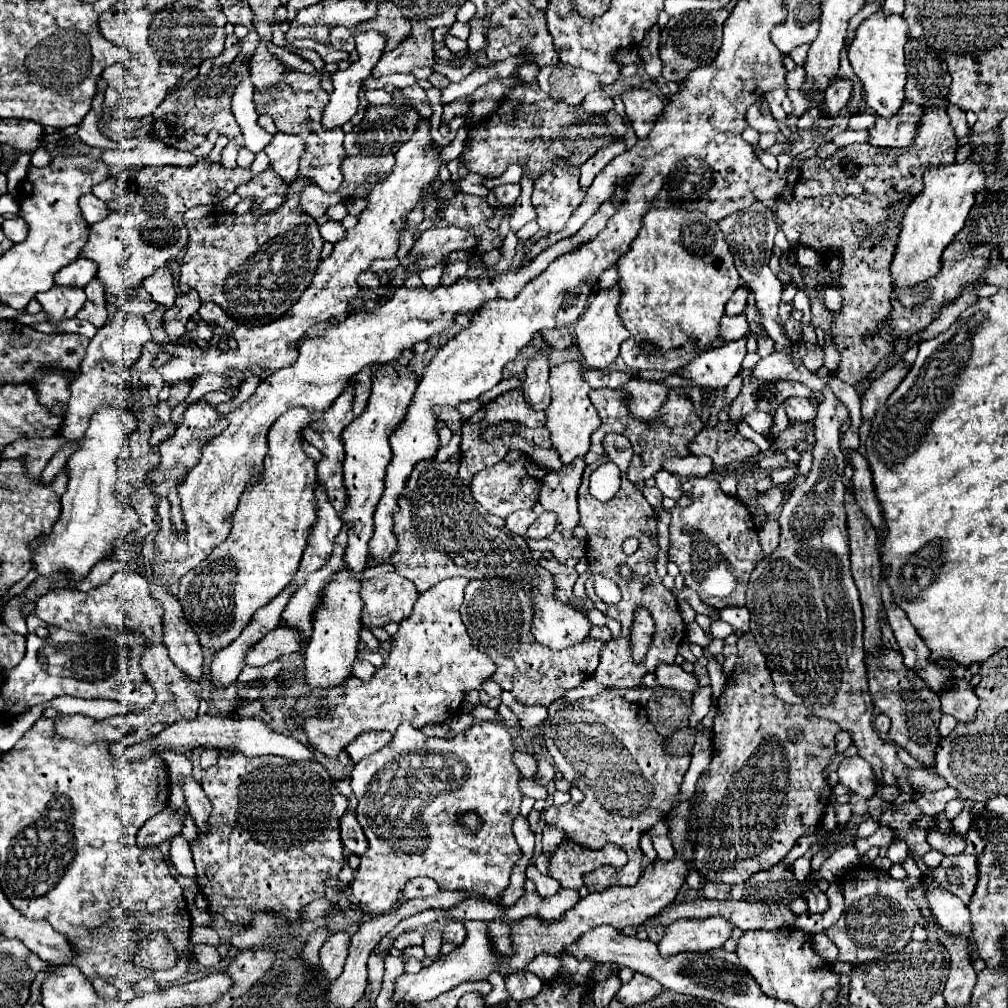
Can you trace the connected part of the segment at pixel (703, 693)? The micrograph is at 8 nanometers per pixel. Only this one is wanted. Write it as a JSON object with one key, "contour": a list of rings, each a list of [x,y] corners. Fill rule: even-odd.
{"contour":[[[702,686],[696,690],[692,700],[692,714],[690,714],[690,728],[694,728],[710,710],[710,698],[712,698],[712,686]]]}

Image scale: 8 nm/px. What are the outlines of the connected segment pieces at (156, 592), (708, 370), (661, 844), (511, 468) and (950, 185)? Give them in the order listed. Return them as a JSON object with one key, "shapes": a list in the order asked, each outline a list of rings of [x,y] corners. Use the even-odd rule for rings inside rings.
{"shapes":[[[[148,580],[150,594],[158,598],[164,606],[164,646],[168,648],[170,660],[194,682],[200,682],[202,678],[202,652],[198,636],[192,632],[190,624],[184,618],[180,602],[174,598],[174,594],[158,584],[156,580]]],[[[746,338],[726,342],[720,348],[712,348],[700,354],[688,368],[682,368],[678,374],[694,386],[720,390],[740,372],[740,364],[746,356]]],[[[667,836],[654,837],[652,842],[659,858],[669,860],[675,855],[672,842]]],[[[522,456],[520,462],[516,462],[516,464],[500,462],[496,466],[490,466],[490,468],[484,468],[482,472],[478,472],[472,480],[472,486],[470,486],[476,502],[500,518],[508,518],[518,508],[532,508],[534,502],[538,500],[540,480],[526,474],[526,470],[524,470],[526,462],[528,462],[528,456]]],[[[966,160],[962,164],[954,162],[950,166],[936,166],[924,172],[924,190],[912,200],[910,208],[904,214],[902,232],[898,236],[894,260],[892,260],[892,280],[894,290],[898,290],[900,304],[914,310],[924,304],[928,298],[928,290],[920,294],[908,294],[906,290],[914,288],[914,284],[928,280],[940,272],[942,252],[954,240],[954,236],[964,228],[970,208],[976,202],[976,194],[984,190],[986,174],[980,166],[980,160]]]]}

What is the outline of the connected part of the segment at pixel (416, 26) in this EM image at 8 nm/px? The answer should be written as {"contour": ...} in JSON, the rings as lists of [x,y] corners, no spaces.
{"contour":[[[410,20],[412,32],[404,44],[398,44],[392,52],[384,52],[380,62],[374,66],[372,74],[384,76],[390,72],[408,72],[416,78],[428,78],[434,74],[436,52],[434,52],[434,38],[432,30],[426,28],[418,20]]]}

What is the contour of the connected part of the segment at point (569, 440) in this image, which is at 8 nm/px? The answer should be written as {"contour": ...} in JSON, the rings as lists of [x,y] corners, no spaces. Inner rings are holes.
{"contour":[[[570,360],[550,368],[552,400],[546,414],[546,426],[552,434],[552,444],[564,464],[570,464],[576,456],[584,456],[590,448],[590,436],[596,432],[596,428],[600,428],[600,418],[588,398],[592,392],[592,386],[584,380],[582,368],[584,366],[578,360]]]}

